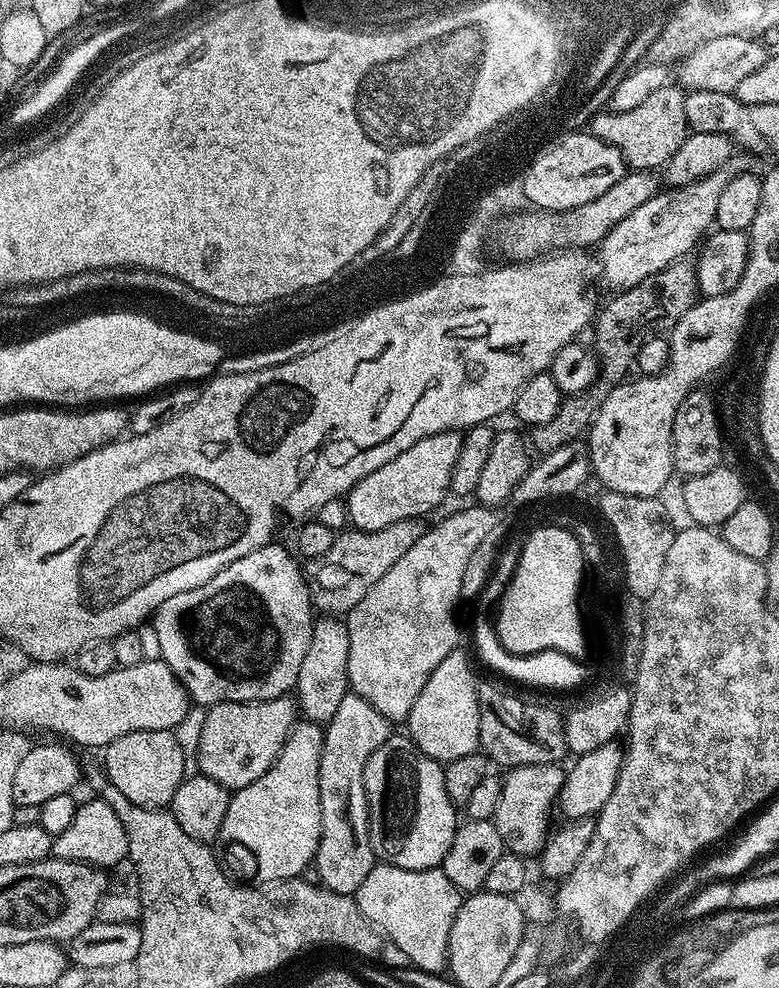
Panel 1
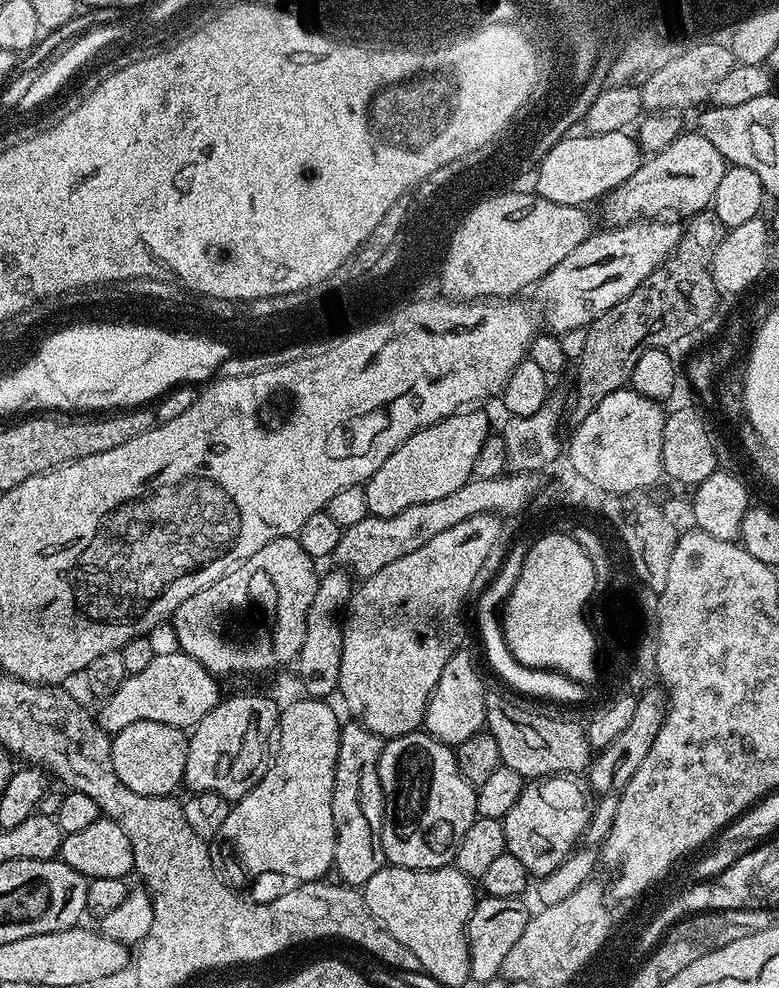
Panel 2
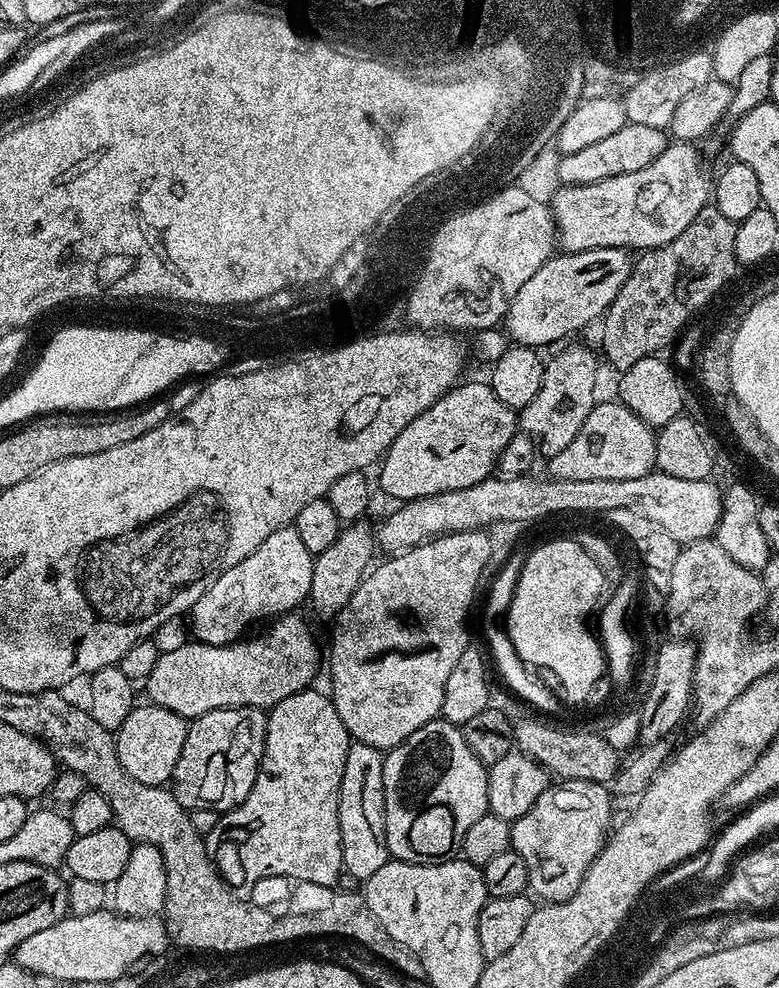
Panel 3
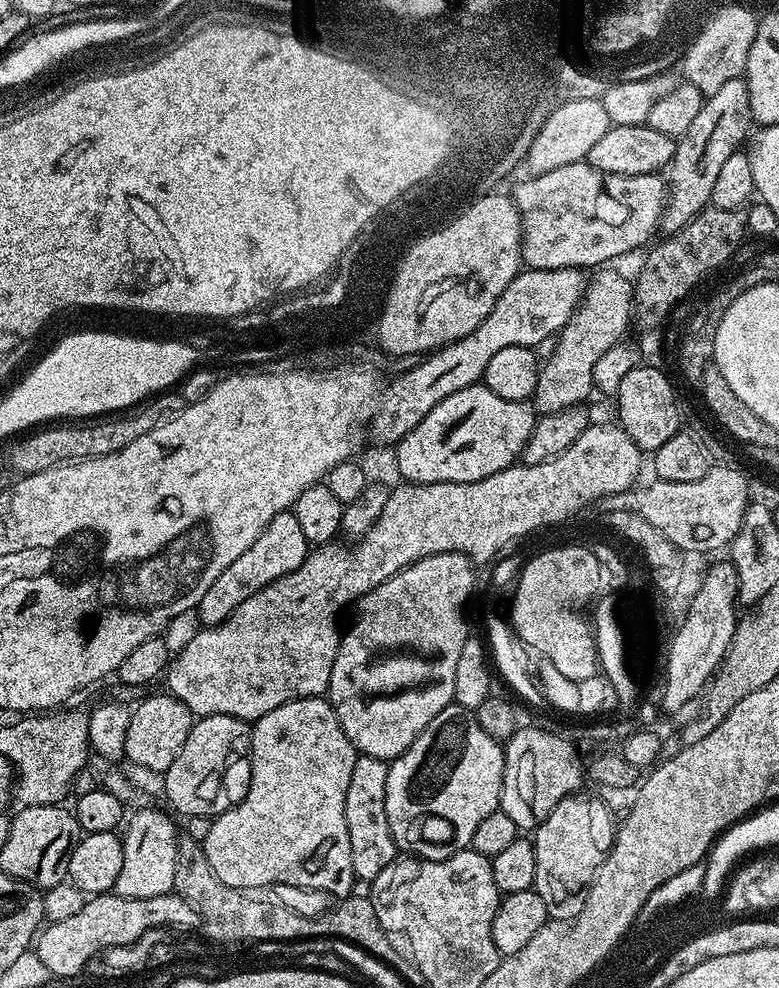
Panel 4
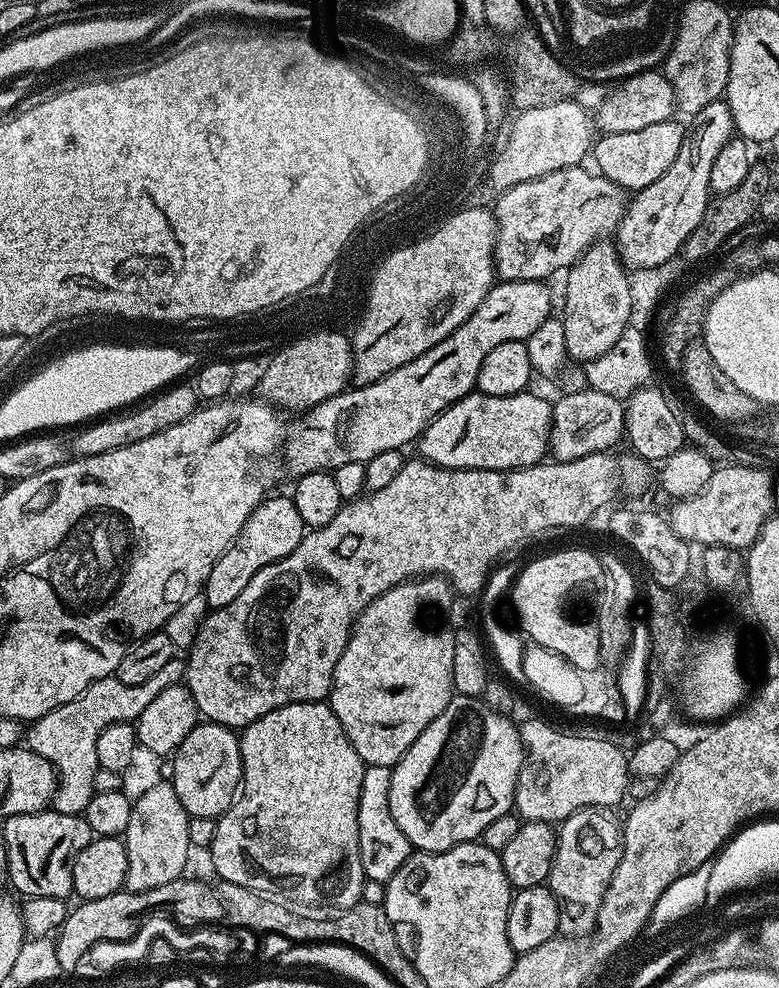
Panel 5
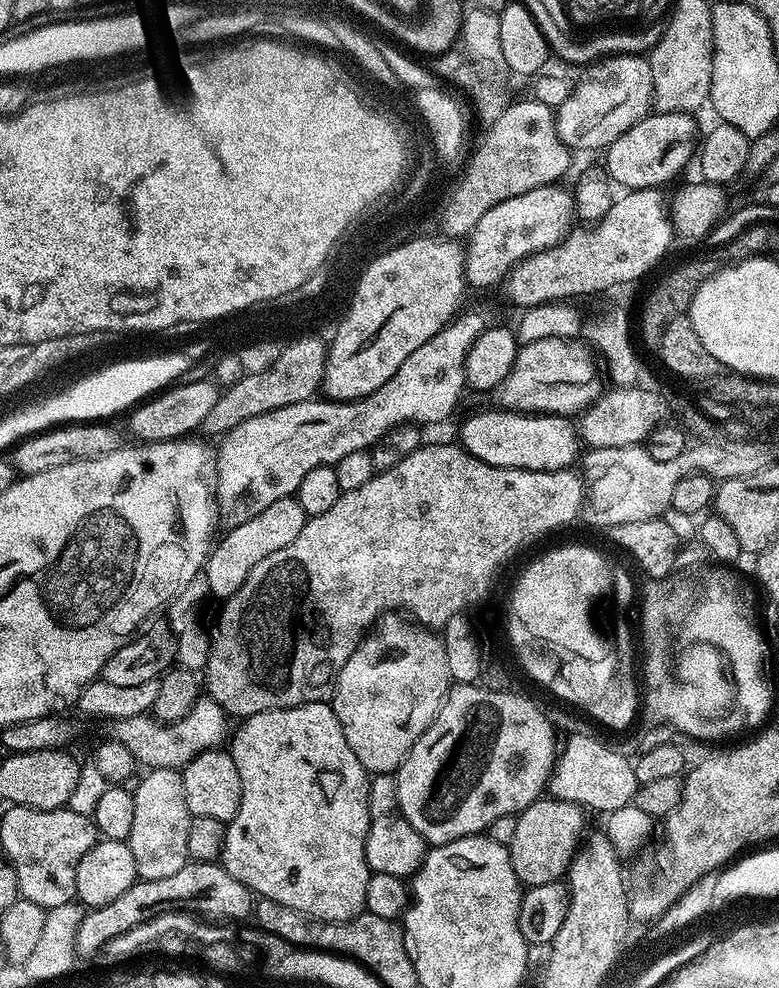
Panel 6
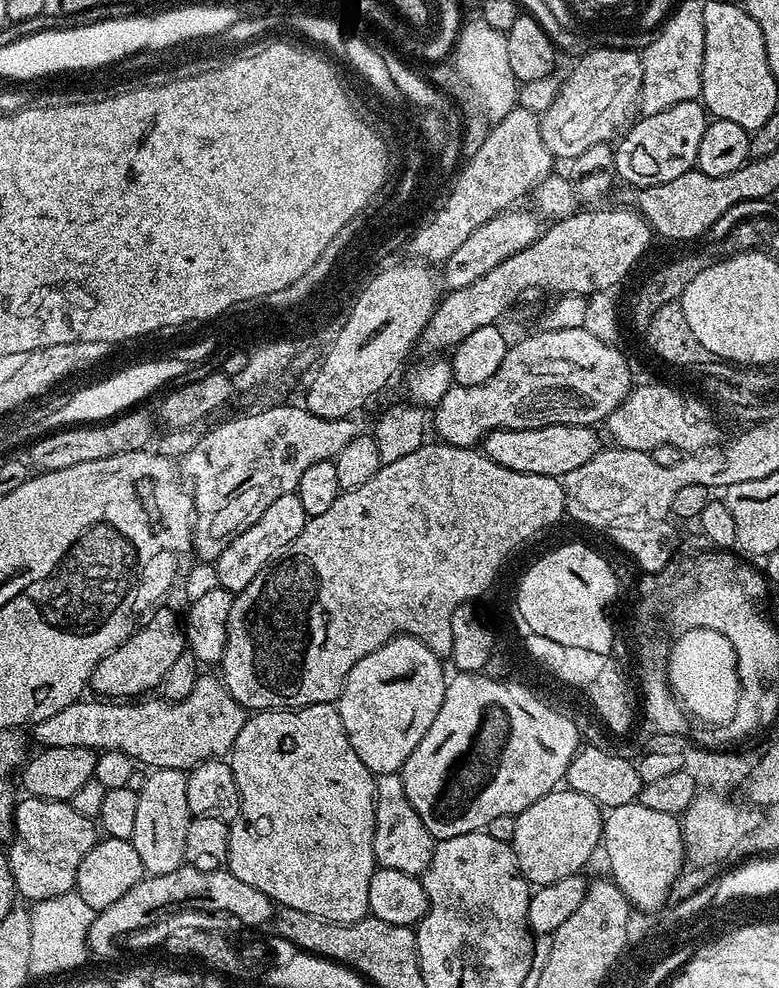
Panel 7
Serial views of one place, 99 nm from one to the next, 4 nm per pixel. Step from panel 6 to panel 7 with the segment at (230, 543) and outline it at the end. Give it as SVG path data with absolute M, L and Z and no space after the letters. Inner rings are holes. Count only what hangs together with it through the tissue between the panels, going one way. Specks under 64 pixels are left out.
M295 492L274 498L274 502L270 502L270 506L266 506L266 511L258 517L258 522L247 524L214 561L219 587L233 594L246 590L246 586L254 582L258 570L278 559L286 546L290 546L290 542L294 542L294 538L302 534L308 517L306 510L302 510L302 498L298 498Z

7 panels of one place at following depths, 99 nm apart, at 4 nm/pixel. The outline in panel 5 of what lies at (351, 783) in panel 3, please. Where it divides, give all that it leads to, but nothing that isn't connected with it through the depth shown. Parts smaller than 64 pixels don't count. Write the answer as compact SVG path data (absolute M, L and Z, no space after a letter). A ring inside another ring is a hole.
M386 766L365 767L362 788L358 794L358 850L362 858L362 870L370 880L386 882L412 855L411 842L398 830L394 814L390 814L390 778L392 768Z

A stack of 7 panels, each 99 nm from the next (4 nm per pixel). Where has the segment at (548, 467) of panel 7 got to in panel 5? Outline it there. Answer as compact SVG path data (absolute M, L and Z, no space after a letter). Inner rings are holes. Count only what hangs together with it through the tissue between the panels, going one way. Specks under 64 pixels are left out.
M476 390L438 414L420 435L419 455L443 468L498 470L532 468L549 455L552 404L525 390L513 396L487 396Z

